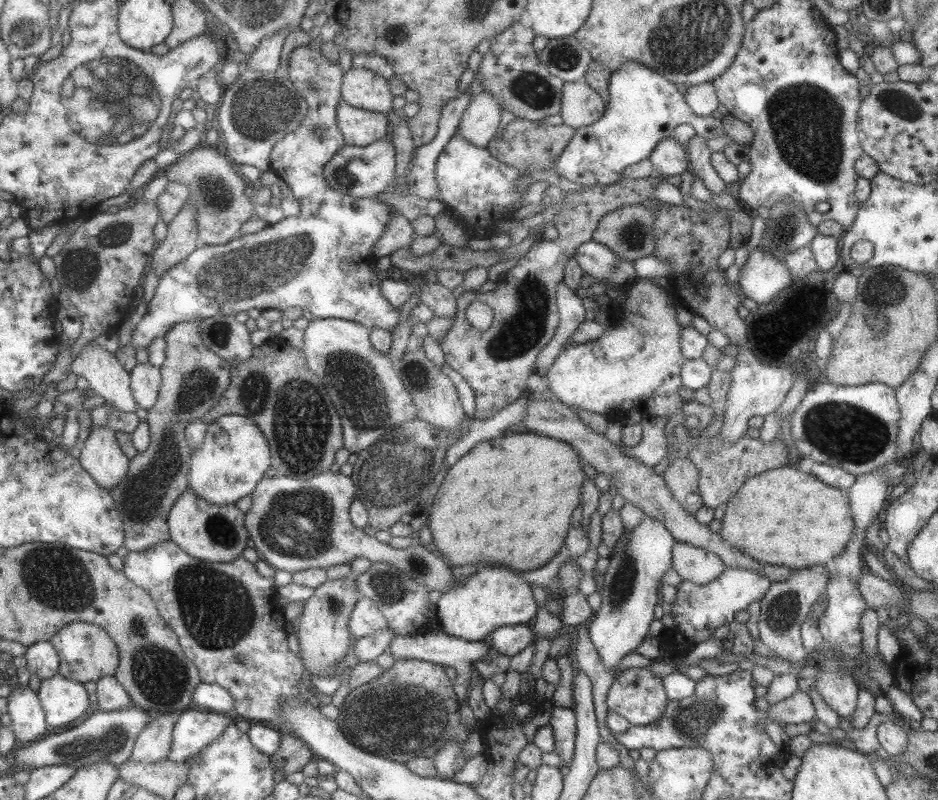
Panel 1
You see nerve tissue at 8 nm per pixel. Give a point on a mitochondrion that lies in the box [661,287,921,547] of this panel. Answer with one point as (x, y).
(843, 432)

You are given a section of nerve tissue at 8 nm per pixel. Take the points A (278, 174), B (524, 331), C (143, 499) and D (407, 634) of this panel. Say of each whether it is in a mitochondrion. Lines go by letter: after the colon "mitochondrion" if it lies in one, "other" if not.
A: other
B: mitochondrion
C: mitochondrion
D: other

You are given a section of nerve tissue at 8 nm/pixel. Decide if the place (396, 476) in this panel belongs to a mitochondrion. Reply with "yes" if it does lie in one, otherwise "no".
yes

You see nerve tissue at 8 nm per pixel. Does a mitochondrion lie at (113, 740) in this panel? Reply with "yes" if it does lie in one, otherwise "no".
yes

